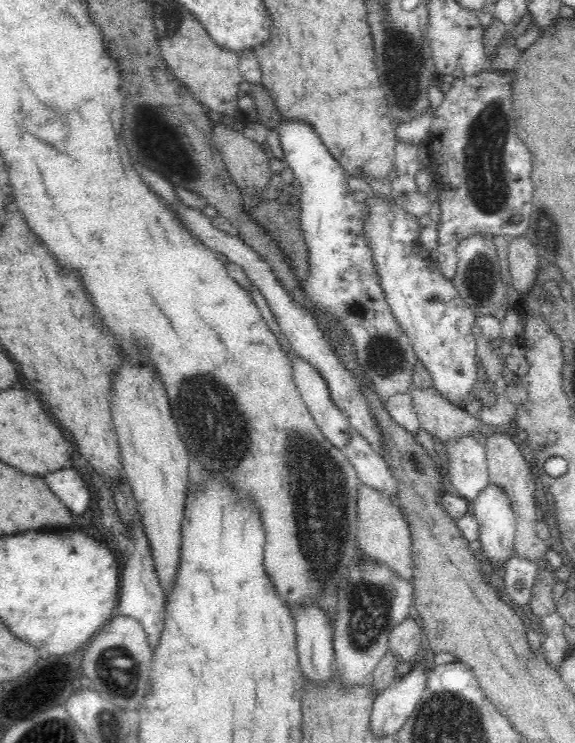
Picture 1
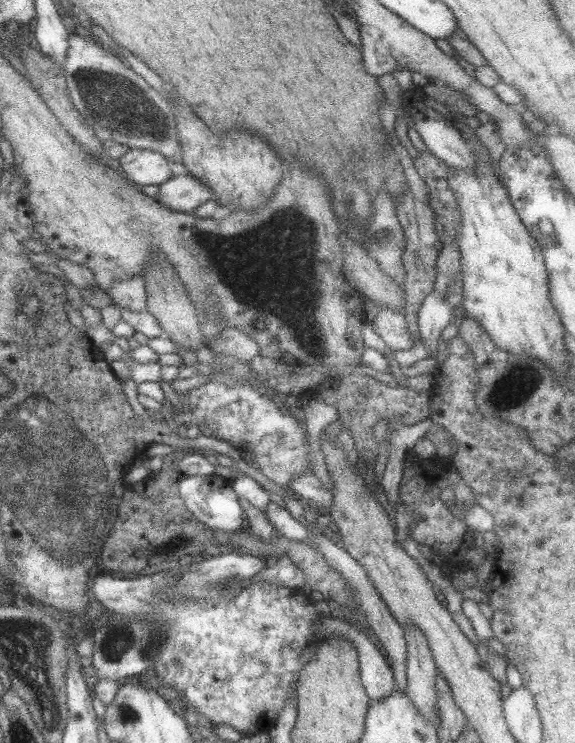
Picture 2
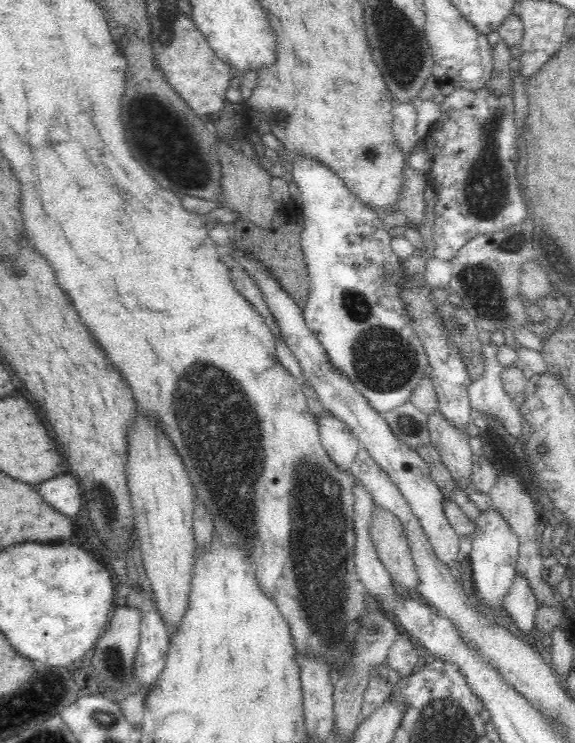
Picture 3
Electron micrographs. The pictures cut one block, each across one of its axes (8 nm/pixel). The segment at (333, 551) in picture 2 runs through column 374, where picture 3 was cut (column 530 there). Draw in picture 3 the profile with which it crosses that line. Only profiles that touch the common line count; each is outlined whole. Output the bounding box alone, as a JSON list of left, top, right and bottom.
[503,570,538,633]

